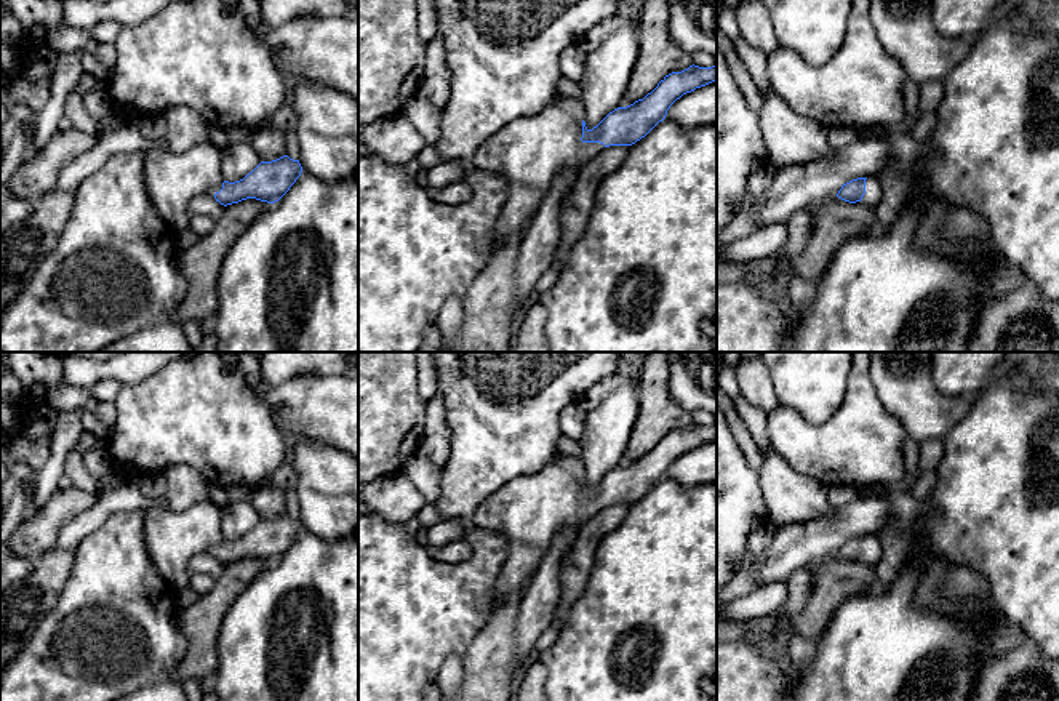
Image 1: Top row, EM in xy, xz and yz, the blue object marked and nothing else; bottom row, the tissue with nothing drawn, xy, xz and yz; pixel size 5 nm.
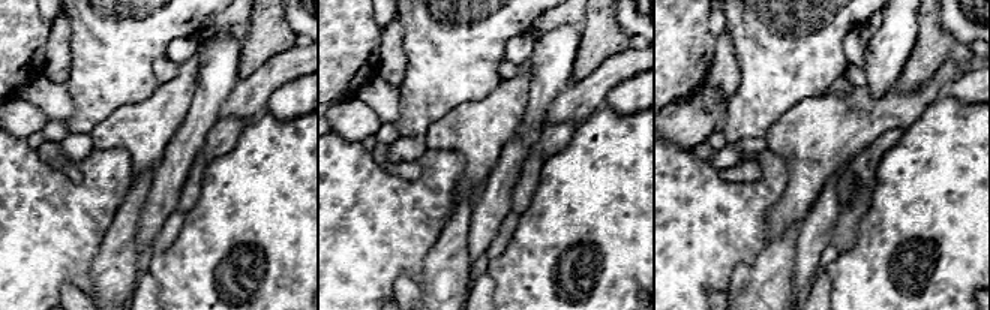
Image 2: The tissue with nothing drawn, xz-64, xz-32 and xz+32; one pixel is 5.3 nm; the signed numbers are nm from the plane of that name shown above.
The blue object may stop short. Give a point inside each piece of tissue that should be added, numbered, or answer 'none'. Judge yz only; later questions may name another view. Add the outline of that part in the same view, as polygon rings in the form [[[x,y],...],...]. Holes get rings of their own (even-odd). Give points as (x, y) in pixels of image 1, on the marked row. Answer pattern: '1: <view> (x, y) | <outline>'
1: yz (872, 196) | [[[870,176],[865,179],[865,194],[862,197],[862,202],[875,211],[877,205],[881,198],[881,187],[875,176]]]

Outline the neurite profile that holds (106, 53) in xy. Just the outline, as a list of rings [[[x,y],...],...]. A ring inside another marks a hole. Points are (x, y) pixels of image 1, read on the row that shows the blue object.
[[[99,43],[96,46],[94,56],[102,66],[112,69],[117,62],[117,48],[114,43]]]

